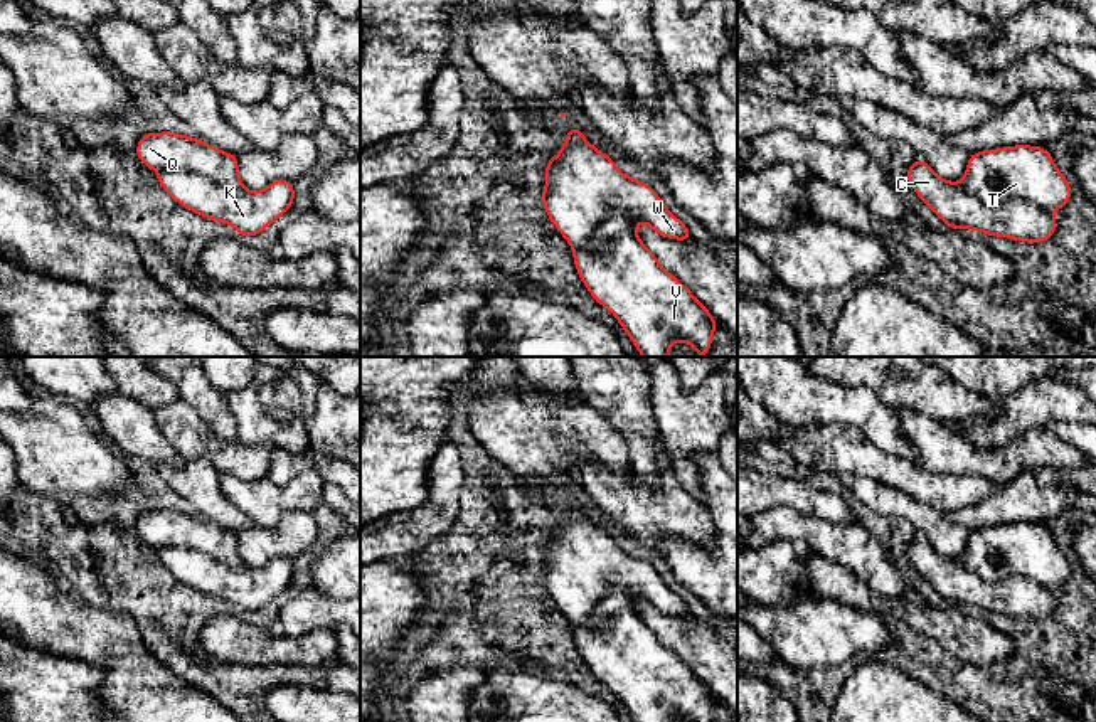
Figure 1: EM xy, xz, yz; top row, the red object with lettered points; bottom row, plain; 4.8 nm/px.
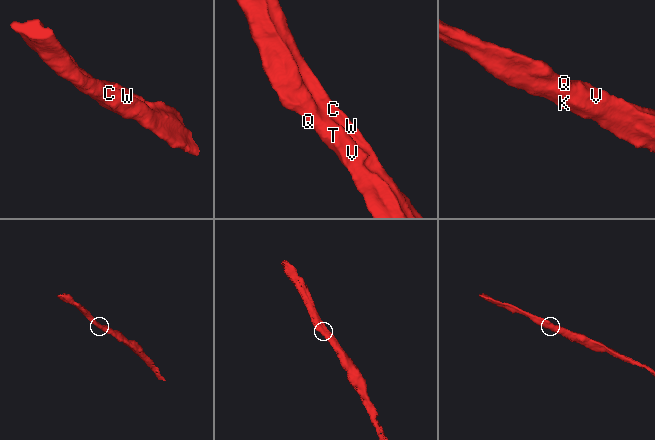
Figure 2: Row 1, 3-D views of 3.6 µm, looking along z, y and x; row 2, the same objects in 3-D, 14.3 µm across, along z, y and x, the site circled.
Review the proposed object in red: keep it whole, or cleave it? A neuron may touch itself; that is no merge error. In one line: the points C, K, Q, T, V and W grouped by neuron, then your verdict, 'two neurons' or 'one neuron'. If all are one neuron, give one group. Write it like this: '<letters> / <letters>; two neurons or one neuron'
C K W / Q T V; two neurons

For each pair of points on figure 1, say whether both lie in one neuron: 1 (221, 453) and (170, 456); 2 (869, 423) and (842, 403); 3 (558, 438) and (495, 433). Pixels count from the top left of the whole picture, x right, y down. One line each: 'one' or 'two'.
1: two
2: one
3: one

